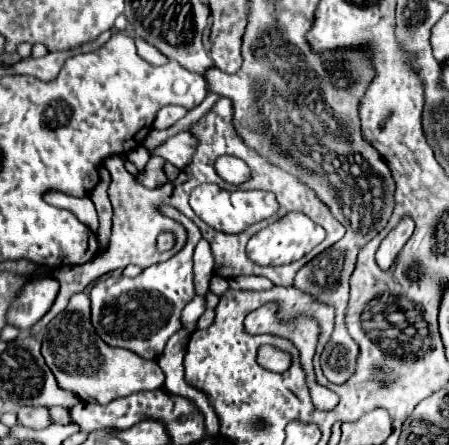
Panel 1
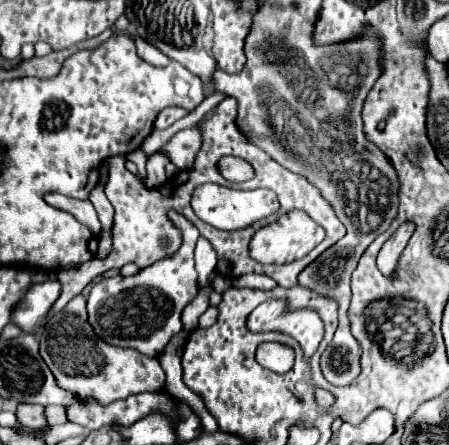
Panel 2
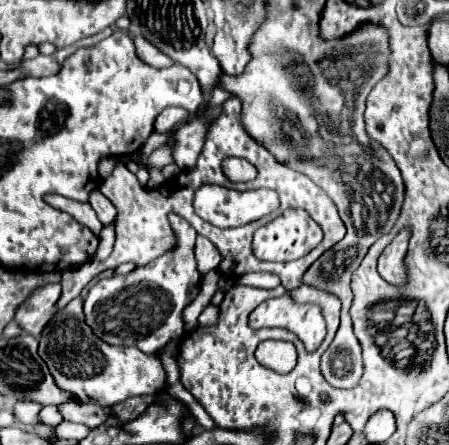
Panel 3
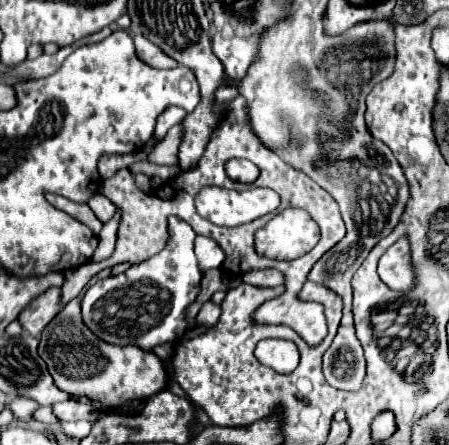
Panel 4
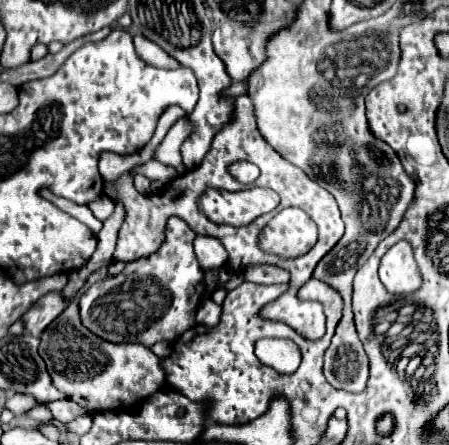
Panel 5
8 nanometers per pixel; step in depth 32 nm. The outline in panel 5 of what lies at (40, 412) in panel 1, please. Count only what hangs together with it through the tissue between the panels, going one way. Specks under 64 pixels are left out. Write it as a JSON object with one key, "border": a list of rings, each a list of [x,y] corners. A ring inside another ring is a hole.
{"border":[[[16,394],[6,402],[6,408],[10,408],[14,412],[14,416],[24,416],[36,406],[38,406],[38,402],[32,396],[22,396],[22,394]]]}

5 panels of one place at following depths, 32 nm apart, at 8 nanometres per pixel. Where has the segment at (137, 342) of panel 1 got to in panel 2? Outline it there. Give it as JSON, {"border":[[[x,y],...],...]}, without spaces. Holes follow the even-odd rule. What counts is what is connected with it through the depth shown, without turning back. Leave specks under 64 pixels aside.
{"border":[[[174,210],[168,212],[168,218],[182,230],[184,242],[174,256],[162,260],[162,264],[166,264],[166,270],[160,270],[160,274],[154,276],[152,266],[148,266],[142,268],[136,276],[102,278],[98,284],[92,286],[88,296],[88,322],[104,342],[112,346],[134,348],[140,354],[152,358],[160,356],[170,338],[182,330],[180,314],[184,306],[198,294],[194,272],[194,246],[200,238],[200,232],[190,220]]]}

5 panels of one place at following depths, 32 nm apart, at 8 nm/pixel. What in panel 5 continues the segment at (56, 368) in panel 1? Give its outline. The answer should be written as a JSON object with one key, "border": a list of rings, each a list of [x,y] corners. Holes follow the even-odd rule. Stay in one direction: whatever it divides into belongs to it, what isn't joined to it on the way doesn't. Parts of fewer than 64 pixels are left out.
{"border":[[[76,298],[42,332],[38,352],[46,362],[54,386],[70,400],[88,406],[90,412],[130,408],[166,386],[164,372],[160,372],[160,358],[150,348],[142,344],[112,344],[92,334],[80,322]]]}

